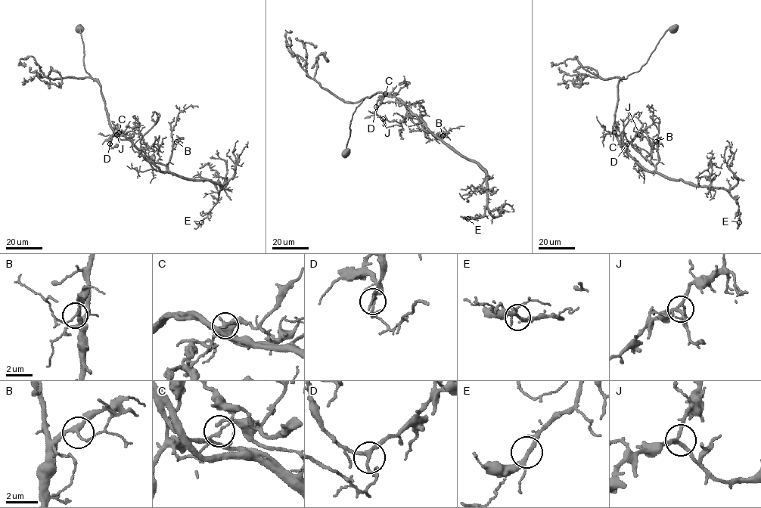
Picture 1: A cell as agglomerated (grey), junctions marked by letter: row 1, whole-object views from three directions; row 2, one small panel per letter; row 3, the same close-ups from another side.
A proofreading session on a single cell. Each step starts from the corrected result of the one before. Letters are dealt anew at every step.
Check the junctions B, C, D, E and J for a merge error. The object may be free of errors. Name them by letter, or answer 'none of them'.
C

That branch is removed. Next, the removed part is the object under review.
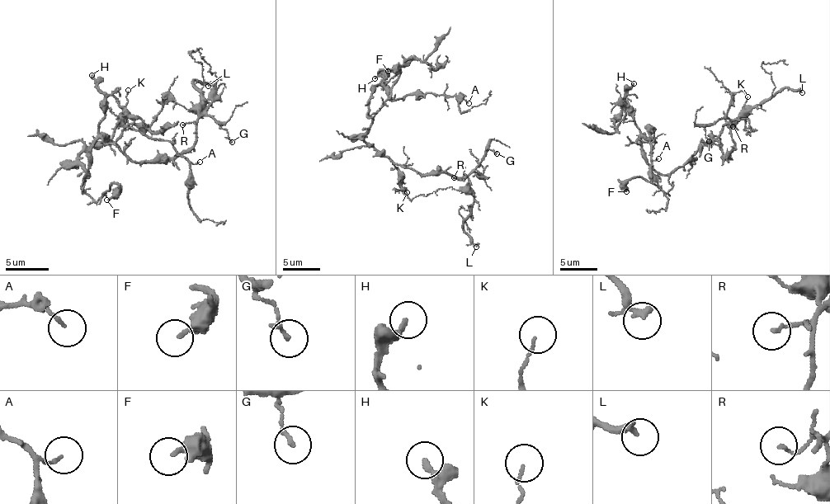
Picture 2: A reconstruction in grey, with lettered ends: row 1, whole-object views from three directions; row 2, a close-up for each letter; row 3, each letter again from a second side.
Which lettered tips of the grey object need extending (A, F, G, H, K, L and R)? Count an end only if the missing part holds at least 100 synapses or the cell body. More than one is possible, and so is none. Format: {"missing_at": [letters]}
{"missing_at": ["H"]}

